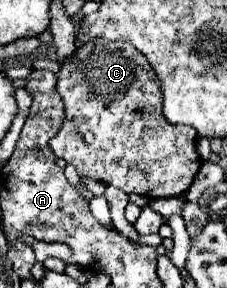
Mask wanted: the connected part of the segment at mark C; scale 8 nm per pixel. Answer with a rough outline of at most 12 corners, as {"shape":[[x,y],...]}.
{"shape":[[93,39],[61,65],[61,131],[81,177],[179,197],[197,131],[163,117],[131,43]]}

